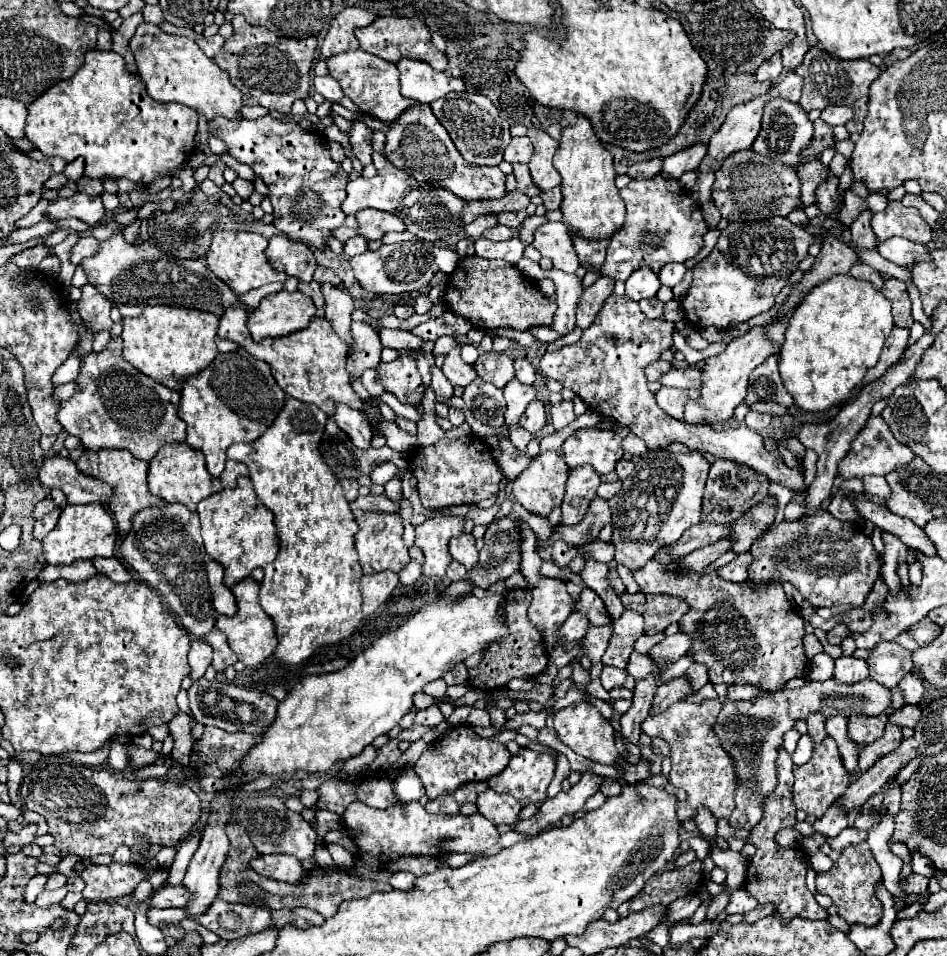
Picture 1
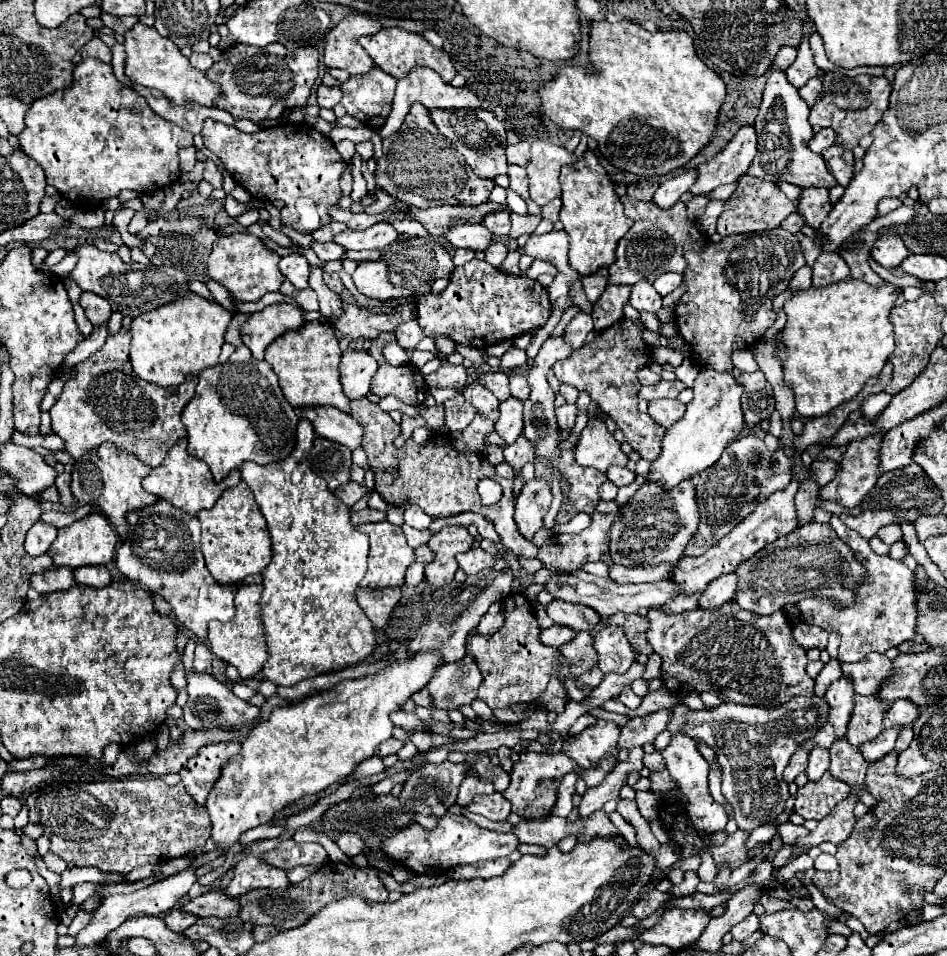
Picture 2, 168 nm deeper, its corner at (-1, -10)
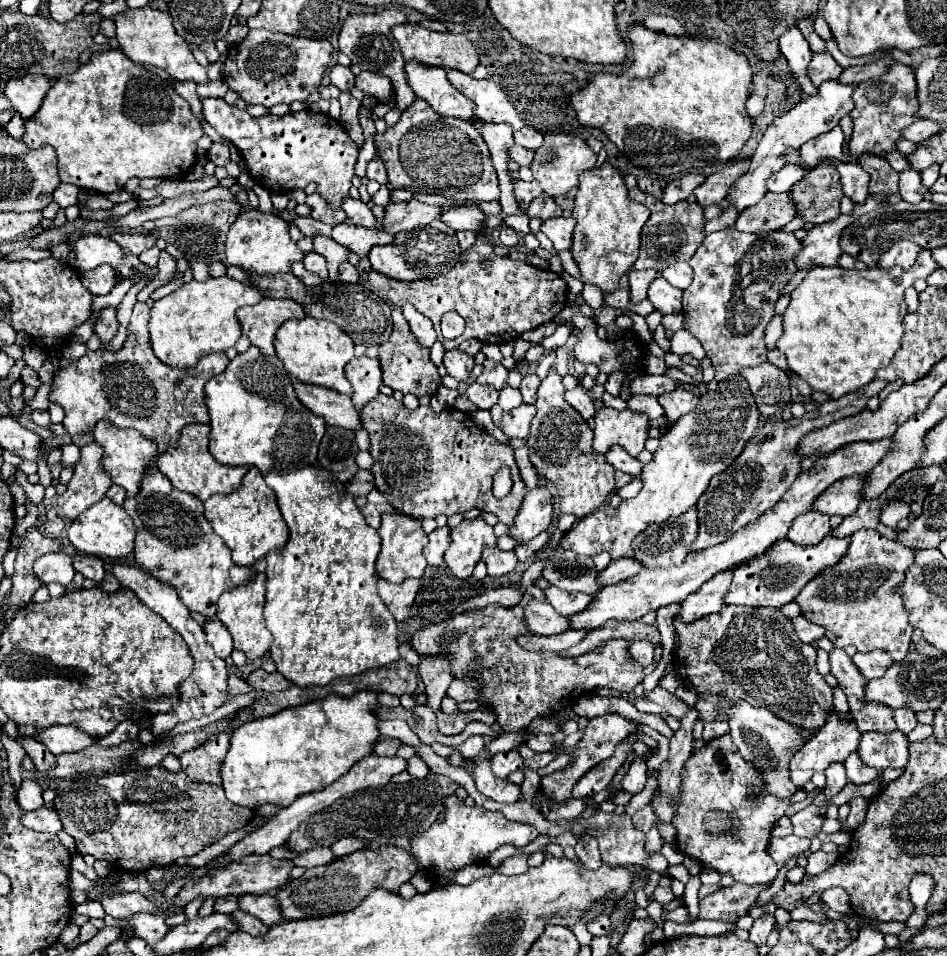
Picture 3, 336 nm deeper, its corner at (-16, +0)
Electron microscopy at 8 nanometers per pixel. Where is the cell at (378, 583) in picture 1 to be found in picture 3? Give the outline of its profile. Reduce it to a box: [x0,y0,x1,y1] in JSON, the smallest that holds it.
[378,578,420,622]

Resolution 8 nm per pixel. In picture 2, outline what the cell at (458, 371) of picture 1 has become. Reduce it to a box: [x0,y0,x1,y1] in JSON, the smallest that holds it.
[425,364,467,392]

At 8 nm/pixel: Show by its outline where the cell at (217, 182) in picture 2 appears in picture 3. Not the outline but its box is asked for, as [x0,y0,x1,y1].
[208,142,230,166]

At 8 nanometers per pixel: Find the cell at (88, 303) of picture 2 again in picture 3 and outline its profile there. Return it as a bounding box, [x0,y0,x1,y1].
[82,266,116,294]

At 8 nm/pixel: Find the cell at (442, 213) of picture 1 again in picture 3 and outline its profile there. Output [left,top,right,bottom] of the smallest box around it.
[342,198,376,228]

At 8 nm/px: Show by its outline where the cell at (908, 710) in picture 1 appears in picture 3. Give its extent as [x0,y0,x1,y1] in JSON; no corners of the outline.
[856,730,908,770]

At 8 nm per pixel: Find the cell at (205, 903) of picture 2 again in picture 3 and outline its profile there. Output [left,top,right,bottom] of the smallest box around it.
[240,894,284,926]

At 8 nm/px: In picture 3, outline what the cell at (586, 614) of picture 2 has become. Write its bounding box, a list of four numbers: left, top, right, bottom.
[544,586,592,616]

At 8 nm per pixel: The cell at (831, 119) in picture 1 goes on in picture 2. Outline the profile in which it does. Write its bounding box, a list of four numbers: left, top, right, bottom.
[809,128,837,154]

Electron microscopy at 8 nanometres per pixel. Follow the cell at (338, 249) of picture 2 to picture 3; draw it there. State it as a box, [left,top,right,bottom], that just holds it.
[292,216,330,236]

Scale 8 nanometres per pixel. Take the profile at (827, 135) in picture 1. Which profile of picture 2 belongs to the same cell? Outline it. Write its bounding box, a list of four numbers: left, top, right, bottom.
[821,144,853,186]

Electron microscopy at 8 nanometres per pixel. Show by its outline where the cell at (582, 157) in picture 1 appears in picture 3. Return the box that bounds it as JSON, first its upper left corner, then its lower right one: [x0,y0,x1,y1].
[570,162,650,294]

